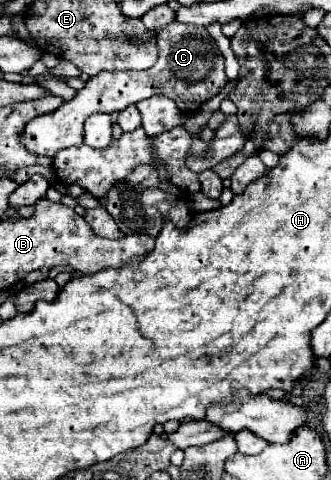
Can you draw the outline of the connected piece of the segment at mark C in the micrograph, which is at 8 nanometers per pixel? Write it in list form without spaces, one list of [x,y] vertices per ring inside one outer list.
[[[170,23],[168,27],[158,31],[158,51],[160,57],[156,65],[146,71],[100,71],[90,77],[86,85],[76,91],[74,99],[64,101],[62,107],[52,111],[50,115],[40,115],[32,119],[24,129],[24,145],[30,153],[54,157],[58,149],[82,145],[82,125],[92,113],[112,113],[122,111],[128,105],[134,105],[152,95],[166,95],[176,101],[178,109],[184,113],[194,113],[200,105],[212,99],[226,83],[228,77],[224,73],[224,57],[220,55],[214,39],[202,39],[202,27],[192,27],[190,23]]]

